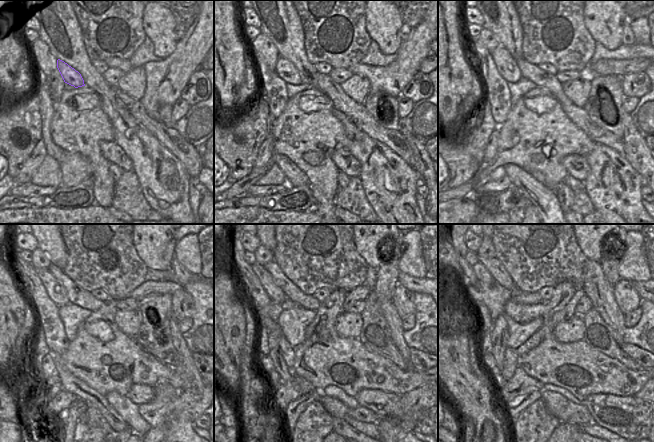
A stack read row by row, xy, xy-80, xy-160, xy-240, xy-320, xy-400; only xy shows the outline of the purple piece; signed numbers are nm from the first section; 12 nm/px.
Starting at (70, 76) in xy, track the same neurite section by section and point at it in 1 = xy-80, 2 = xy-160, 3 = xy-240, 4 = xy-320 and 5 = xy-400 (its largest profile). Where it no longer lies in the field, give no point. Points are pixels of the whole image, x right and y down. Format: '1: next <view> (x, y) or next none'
1: next xy-80 (285, 69)
2: next xy-160 (506, 65)
3: next xy-240 (56, 291)
4: next xy-320 (275, 293)
5: next xy-400 (483, 275)

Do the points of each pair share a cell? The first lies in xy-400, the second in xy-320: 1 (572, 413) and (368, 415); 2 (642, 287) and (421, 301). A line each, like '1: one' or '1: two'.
1: one
2: two

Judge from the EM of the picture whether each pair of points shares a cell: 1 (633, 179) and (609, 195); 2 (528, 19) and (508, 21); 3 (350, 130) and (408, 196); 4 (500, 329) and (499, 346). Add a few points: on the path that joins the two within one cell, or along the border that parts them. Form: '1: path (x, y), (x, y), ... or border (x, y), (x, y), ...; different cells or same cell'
1: path (627, 181), (615, 189); same cell
2: border (515, 10), (522, 28), (523, 43); different cells
3: path (362, 145), (397, 181); same cell
4: path (500, 333), (499, 342); same cell

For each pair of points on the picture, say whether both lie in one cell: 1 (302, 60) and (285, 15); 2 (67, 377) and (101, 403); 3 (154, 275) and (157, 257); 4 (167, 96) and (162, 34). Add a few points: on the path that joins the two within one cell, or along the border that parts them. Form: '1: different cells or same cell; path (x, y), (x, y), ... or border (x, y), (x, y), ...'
1: same cell; path (293, 49), (290, 45), (285, 26)
2: same cell; path (75, 385), (93, 398)
3: different cells; border (171, 267), (165, 270), (148, 269)
4: different cells; border (179, 40), (175, 49), (163, 59)

